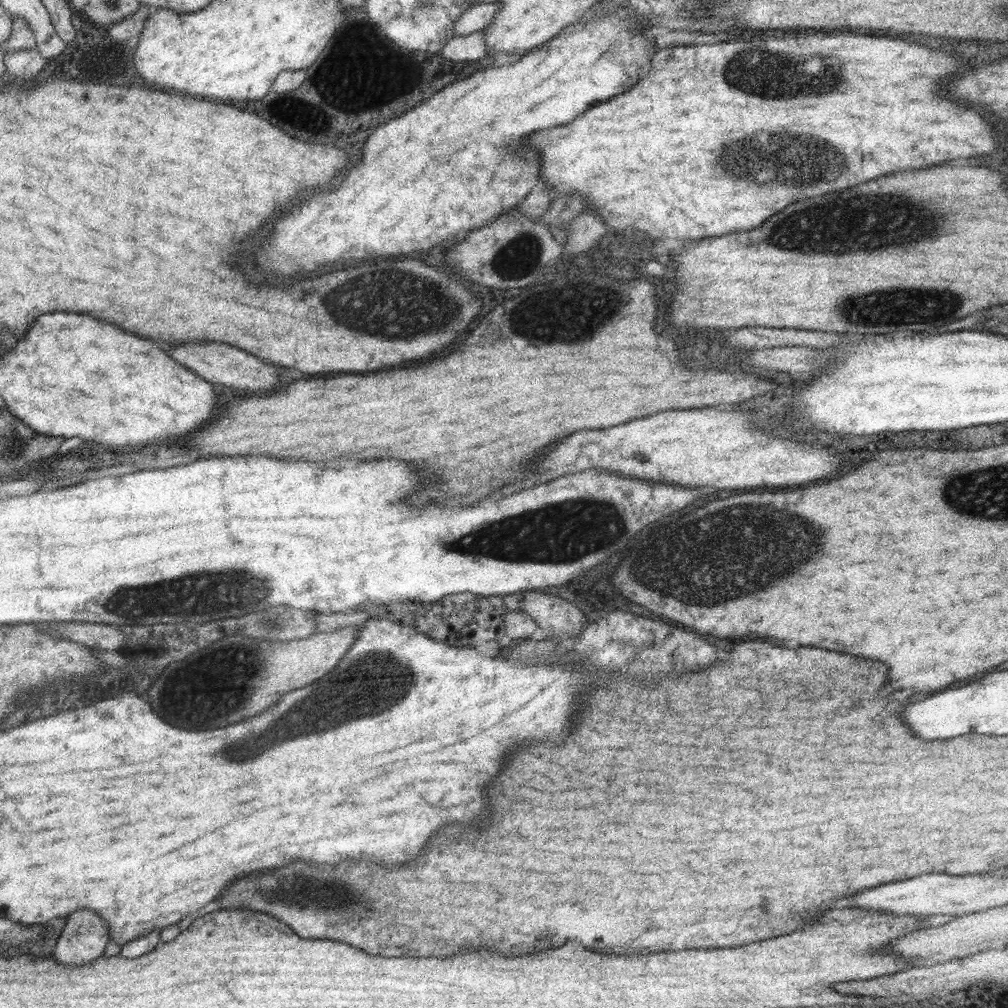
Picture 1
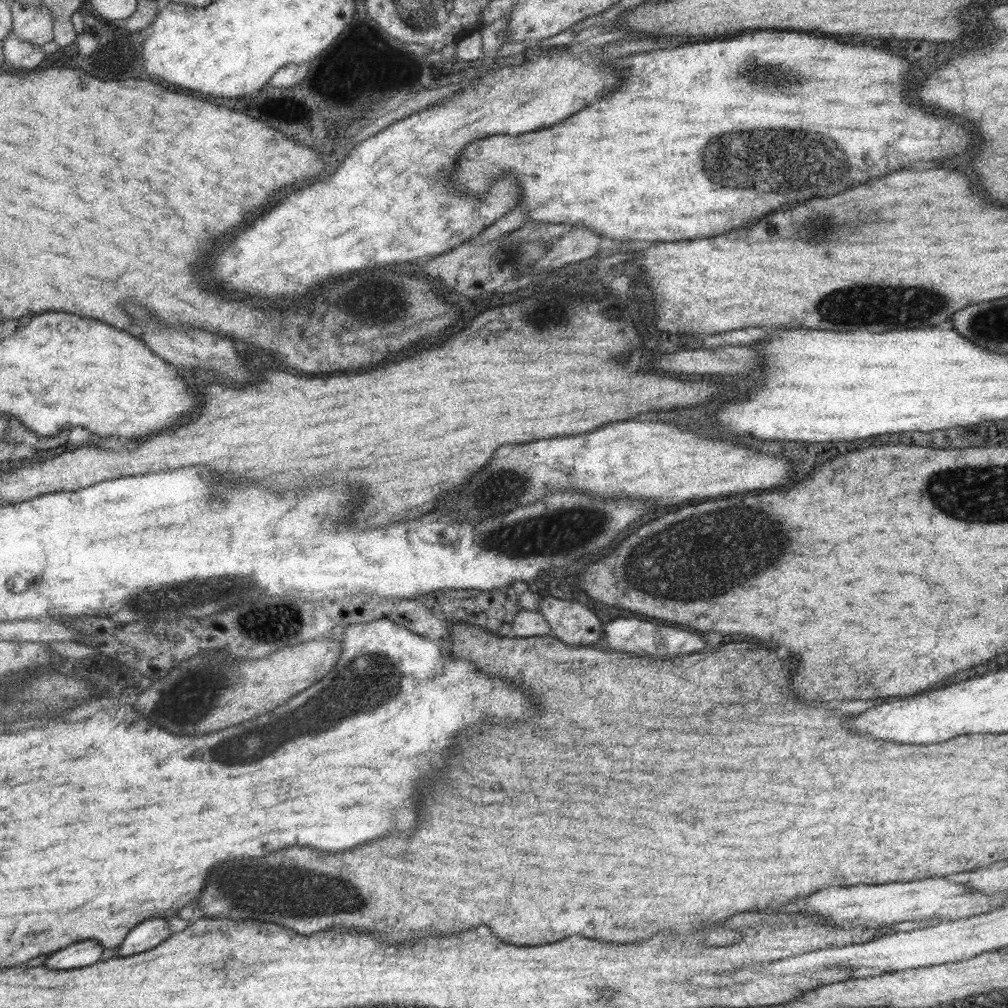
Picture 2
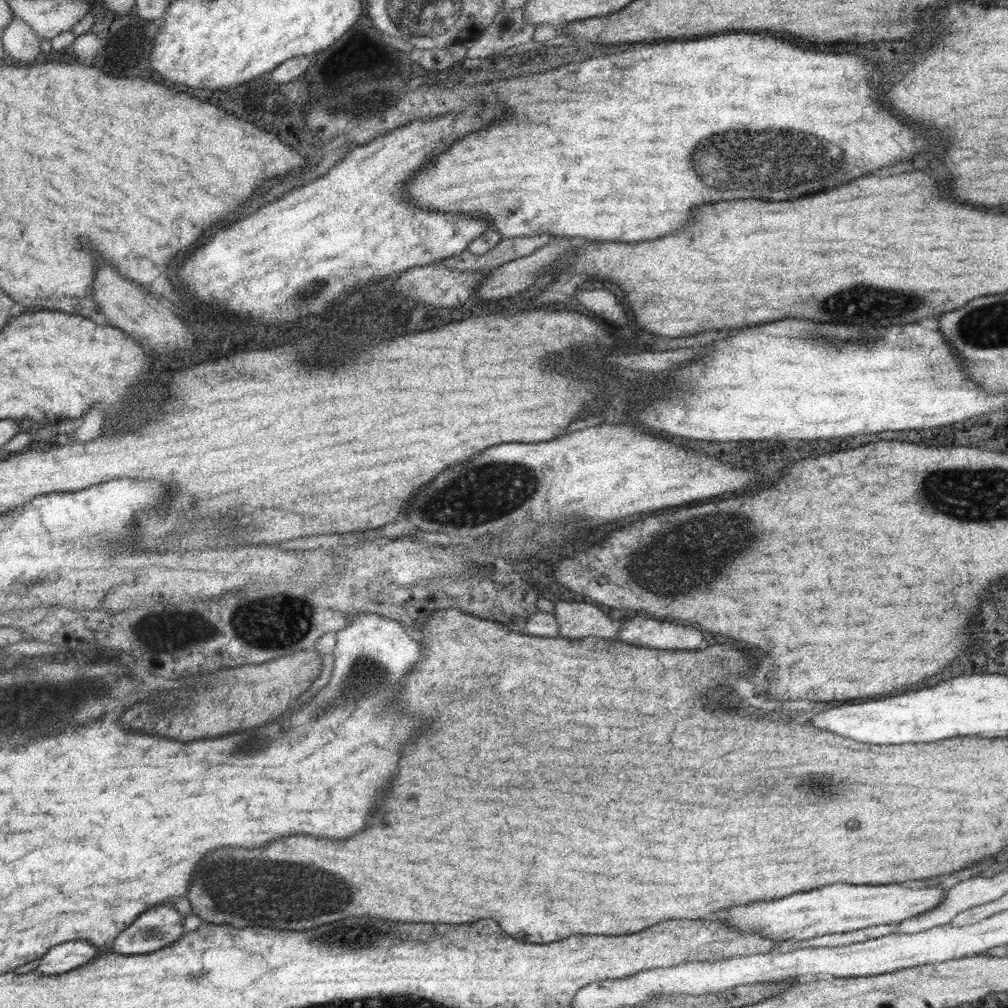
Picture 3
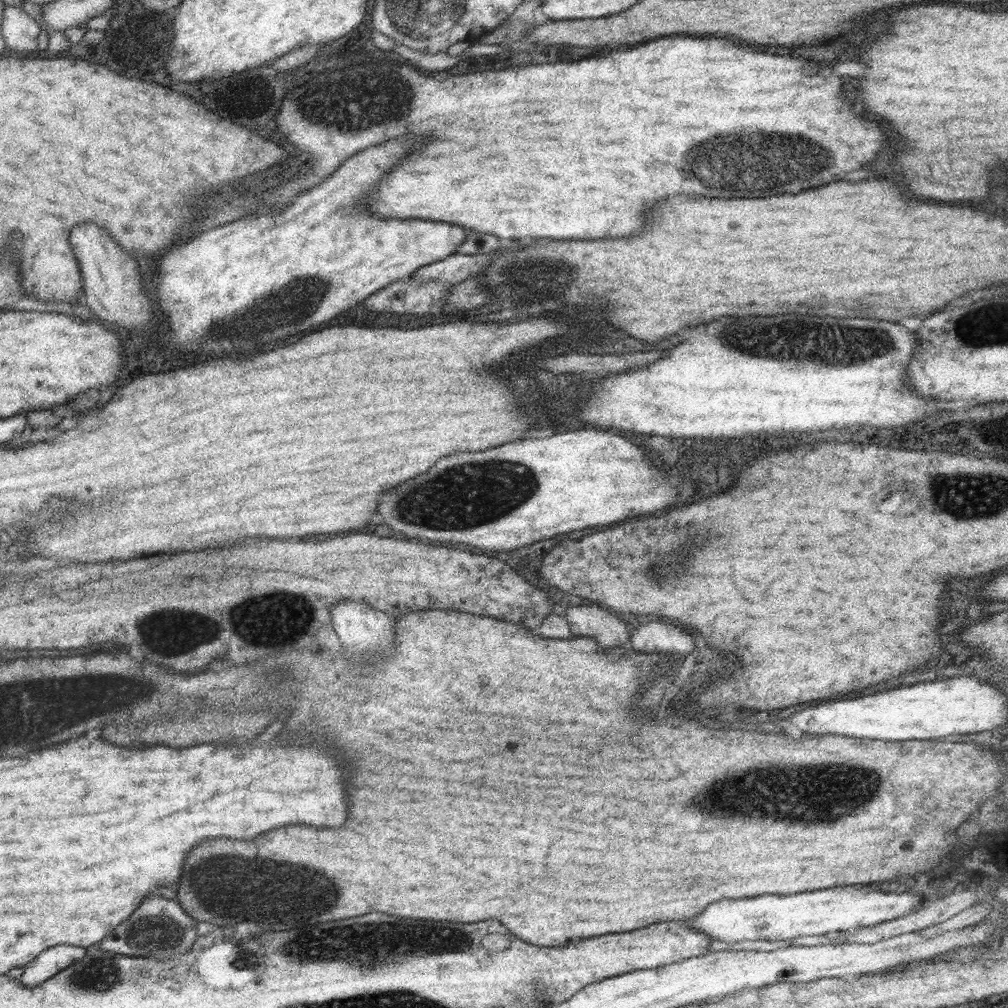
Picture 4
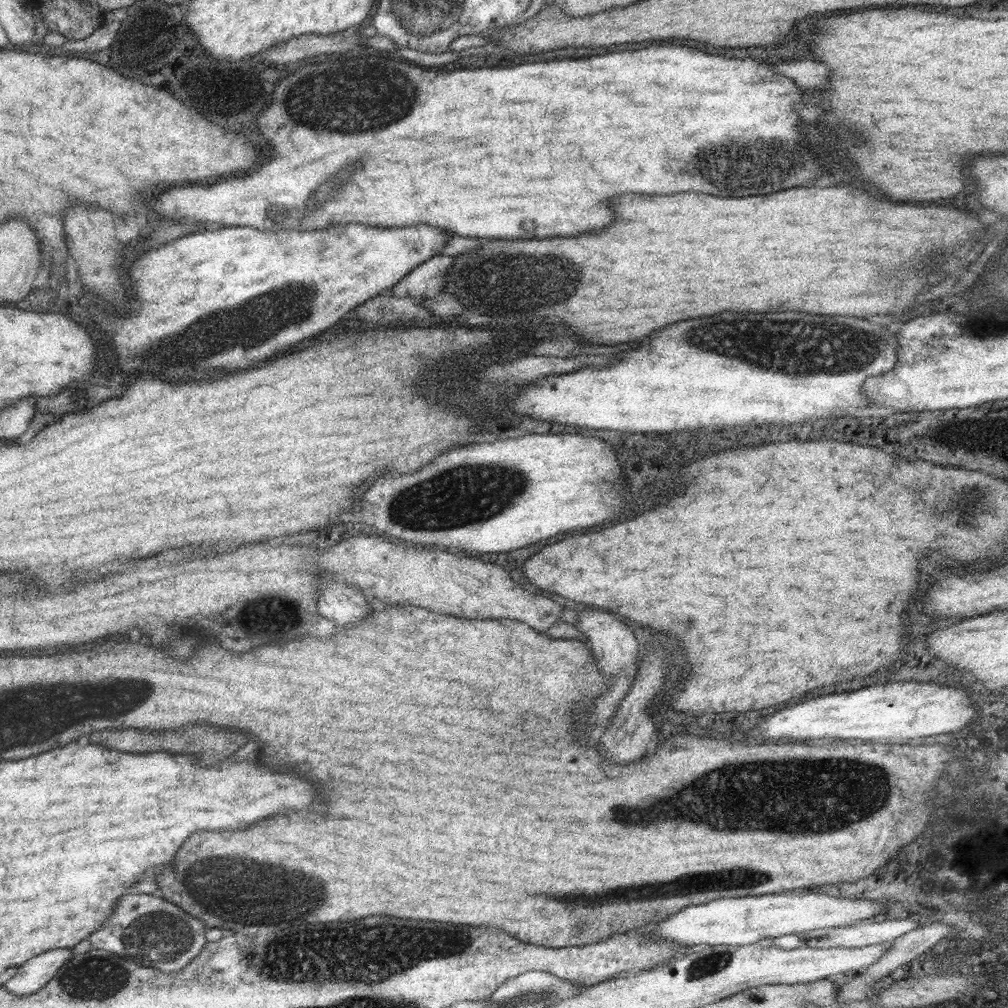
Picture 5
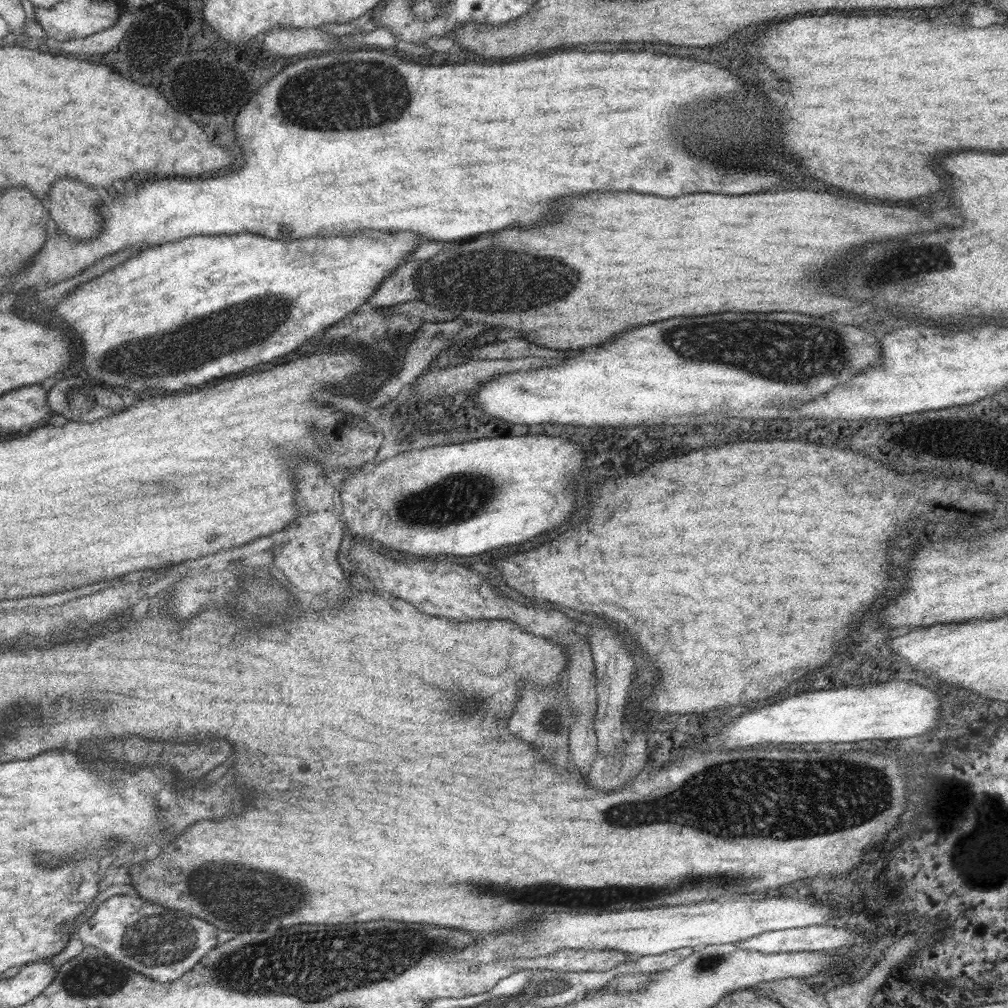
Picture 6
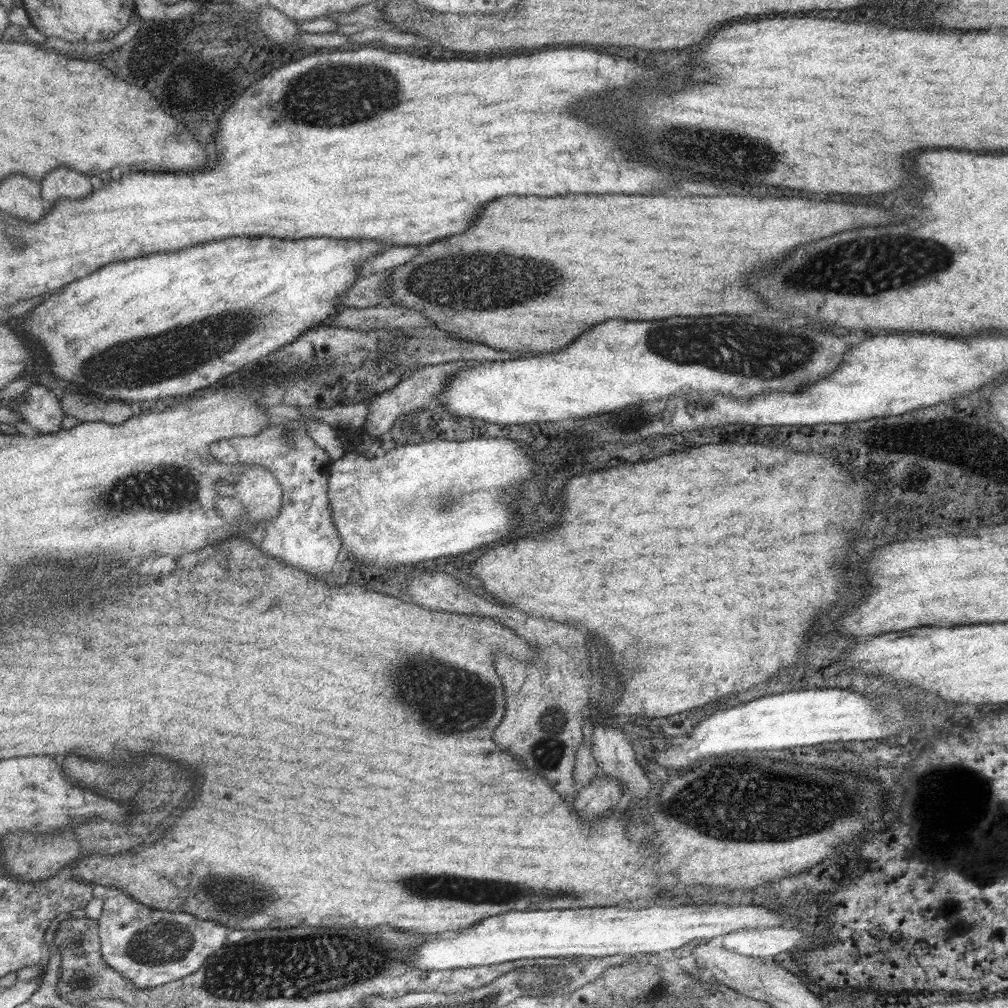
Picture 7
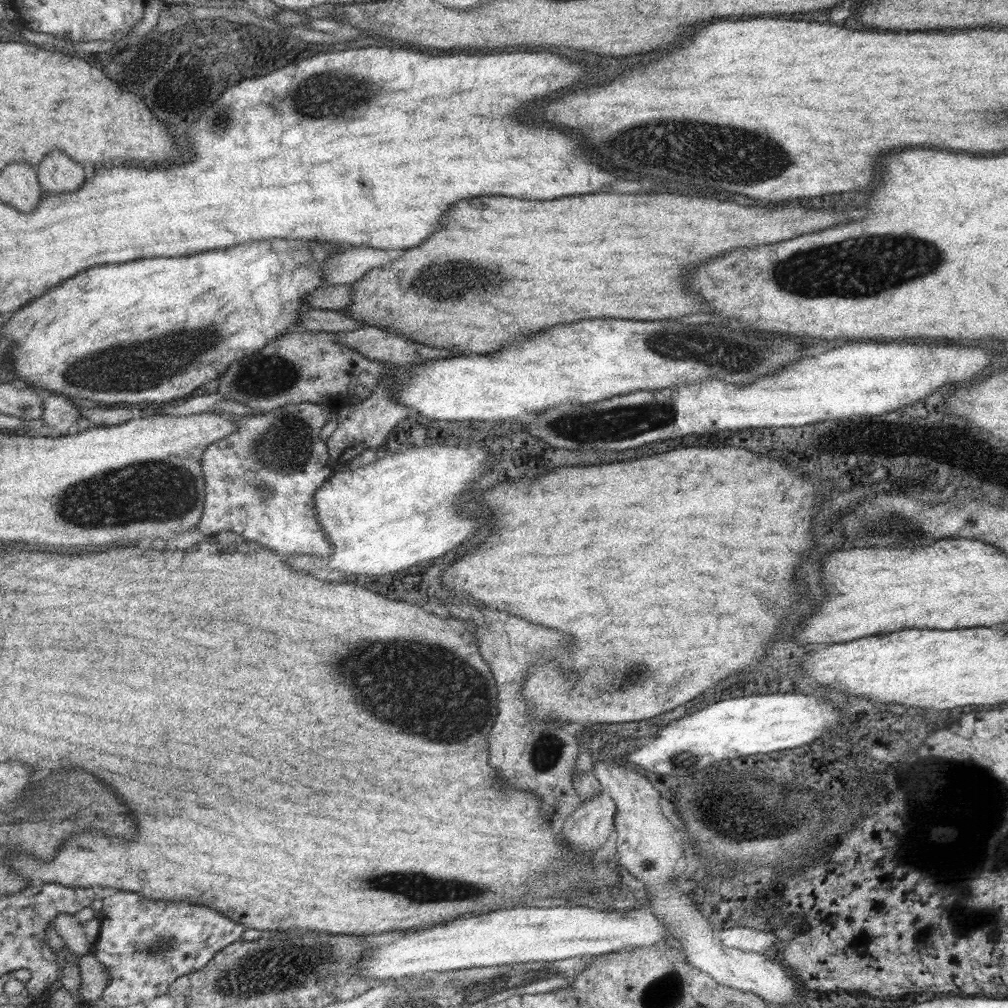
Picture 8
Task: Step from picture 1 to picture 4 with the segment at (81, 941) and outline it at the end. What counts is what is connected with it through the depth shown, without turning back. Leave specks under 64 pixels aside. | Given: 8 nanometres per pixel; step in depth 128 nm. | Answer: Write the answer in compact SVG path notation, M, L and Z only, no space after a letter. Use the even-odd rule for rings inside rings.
M58 944L43 950L39 956L23 965L23 972L18 978L21 986L31 988L51 978L62 968L69 966L86 953L86 947Z

